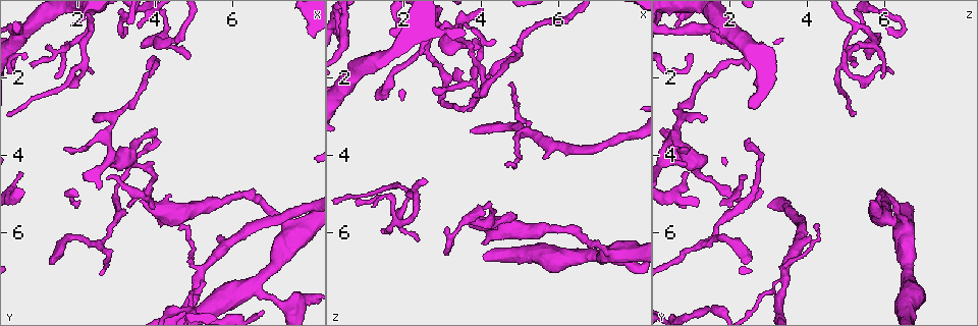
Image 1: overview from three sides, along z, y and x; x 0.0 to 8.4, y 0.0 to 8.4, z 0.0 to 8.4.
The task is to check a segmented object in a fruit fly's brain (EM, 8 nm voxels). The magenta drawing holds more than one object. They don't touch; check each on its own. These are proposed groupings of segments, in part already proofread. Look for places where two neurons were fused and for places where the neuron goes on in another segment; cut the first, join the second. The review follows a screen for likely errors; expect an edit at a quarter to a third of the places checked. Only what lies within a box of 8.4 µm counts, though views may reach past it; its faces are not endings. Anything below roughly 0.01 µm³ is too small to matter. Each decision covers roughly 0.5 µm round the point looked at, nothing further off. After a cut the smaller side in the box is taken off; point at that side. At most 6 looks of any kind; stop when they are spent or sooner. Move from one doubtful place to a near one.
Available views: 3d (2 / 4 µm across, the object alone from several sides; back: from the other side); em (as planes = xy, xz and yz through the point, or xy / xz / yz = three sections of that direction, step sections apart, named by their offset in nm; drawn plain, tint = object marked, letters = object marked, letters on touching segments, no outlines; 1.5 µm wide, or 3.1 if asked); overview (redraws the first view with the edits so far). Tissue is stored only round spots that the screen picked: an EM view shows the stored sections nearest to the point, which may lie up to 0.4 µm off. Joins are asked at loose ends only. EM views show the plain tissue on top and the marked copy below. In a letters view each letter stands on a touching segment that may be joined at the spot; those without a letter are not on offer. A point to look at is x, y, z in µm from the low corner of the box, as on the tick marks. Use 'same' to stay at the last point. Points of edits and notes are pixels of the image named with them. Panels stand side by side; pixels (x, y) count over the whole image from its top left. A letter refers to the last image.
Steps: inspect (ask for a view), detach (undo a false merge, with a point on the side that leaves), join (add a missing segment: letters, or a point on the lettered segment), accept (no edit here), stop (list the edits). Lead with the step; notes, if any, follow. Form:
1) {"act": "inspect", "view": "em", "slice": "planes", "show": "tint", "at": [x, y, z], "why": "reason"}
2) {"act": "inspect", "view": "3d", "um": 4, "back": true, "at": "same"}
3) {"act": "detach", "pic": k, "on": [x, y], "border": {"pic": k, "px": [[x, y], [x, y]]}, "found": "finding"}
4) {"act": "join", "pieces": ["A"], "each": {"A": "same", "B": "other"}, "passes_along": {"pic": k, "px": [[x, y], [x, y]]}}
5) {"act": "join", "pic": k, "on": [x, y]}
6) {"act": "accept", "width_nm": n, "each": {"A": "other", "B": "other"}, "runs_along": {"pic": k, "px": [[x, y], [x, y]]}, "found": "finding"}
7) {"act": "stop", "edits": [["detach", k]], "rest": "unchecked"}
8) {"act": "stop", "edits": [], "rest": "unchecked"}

{"act": "inspect", "view": "3d", "um": 2, "at": [5.25, 7.00, 3.45], "why": "thick turns thin"}

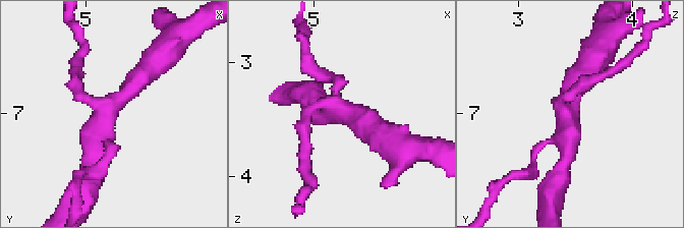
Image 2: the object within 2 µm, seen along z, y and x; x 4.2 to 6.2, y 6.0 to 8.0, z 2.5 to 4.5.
{"act": "inspect", "view": "em", "slice": "xy", "step": 8, "show": "tint", "at": [5.20, 6.98, 3.42], "why": "shape alone is not enough"}

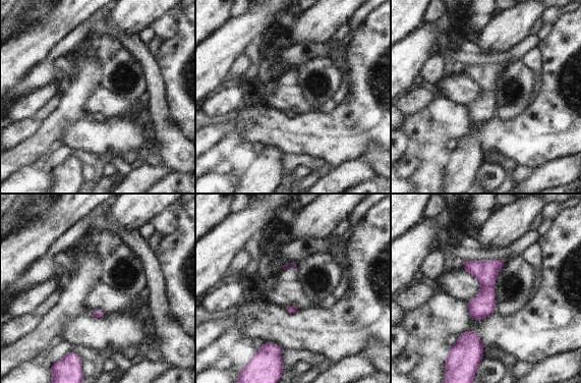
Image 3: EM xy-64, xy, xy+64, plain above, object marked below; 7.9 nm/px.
{"act": "inspect", "view": "em", "slice": "planes", "show": "letters", "at": "same"}

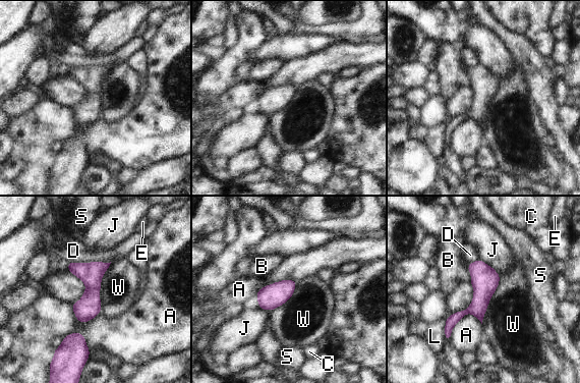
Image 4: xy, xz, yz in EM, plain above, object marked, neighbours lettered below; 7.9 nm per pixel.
{"act": "accept", "each": {"A": "other", "B": "other", "C": "other", "D": "other", "E": "other", "J": "other", "L": "other", "S": "other", "W": "other"}, "runs_along": {"pic": 4, "px": [[479, 263], [480, 298], [449, 328]]}, "found": "all the same neuron"}

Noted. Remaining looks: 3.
{"act": "inspect", "view": "3d", "um": 4, "at": [2.75, 4.65, 2.40]}

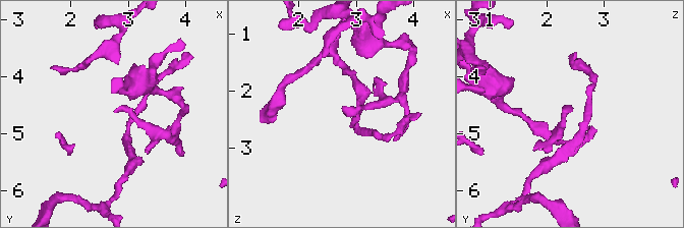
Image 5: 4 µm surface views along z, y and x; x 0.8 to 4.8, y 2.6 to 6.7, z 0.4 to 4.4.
{"act": "inspect", "view": "em", "slice": "xz", "step": 8, "show": "tint", "at": [2.75, 4.60, 2.40], "why": "now the EM"}

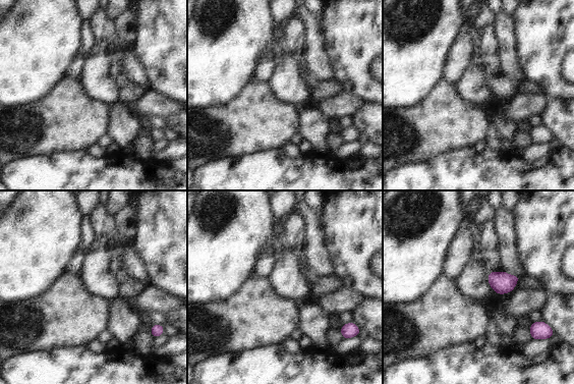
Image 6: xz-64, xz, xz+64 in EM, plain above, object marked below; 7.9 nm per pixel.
{"act": "inspect", "view": "em", "slice": "planes", "show": "letters", "at": "same", "why": "cut it another way"}

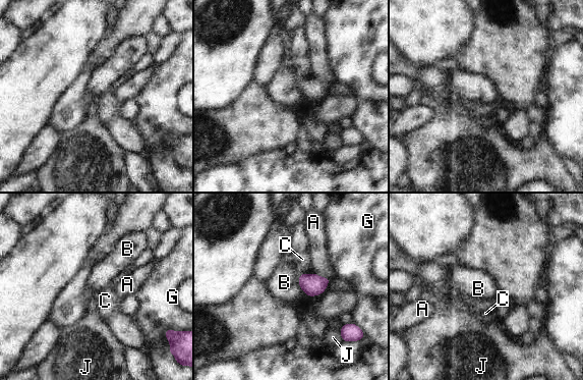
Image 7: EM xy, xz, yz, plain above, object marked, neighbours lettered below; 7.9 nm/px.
{"act": "accept", "each": {"A": "other", "B": "other", "C": "other", "G": "other", "J": "other"}, "border": {"pic": 7, "px": [[300, 272], [299, 286], [308, 295]]}, "found": "no lettered segment goes on from it"}

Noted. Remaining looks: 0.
{"act": "stop", "edits": [], "rest": "unchecked"}

